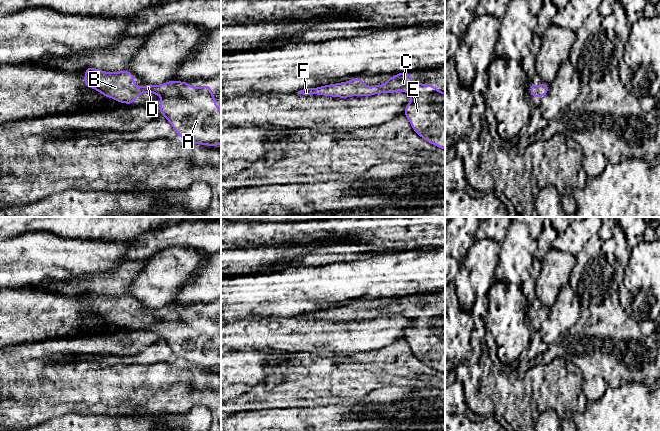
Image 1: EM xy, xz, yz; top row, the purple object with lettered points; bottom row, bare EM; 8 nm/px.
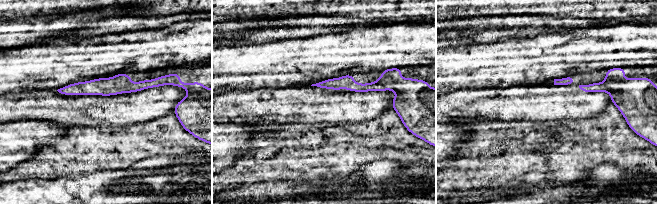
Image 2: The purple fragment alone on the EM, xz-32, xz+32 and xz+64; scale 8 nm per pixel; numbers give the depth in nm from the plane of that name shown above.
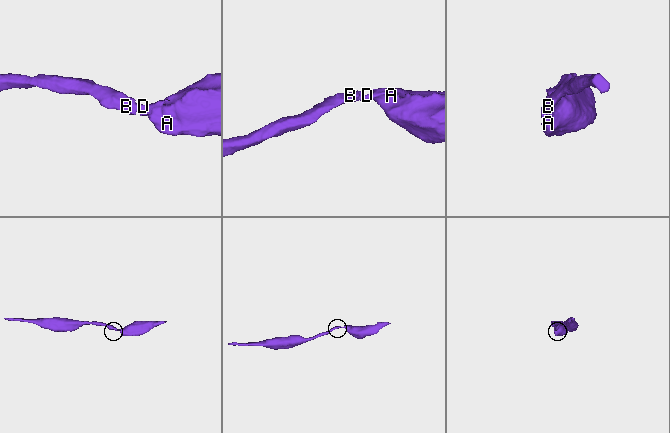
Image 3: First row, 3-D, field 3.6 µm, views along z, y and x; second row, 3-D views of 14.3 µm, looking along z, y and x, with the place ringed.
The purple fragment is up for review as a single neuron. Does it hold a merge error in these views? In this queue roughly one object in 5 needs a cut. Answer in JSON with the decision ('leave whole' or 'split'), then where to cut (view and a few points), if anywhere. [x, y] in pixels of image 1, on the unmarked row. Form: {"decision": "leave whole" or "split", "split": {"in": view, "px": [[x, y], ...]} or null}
{"decision": "leave whole", "split": null}

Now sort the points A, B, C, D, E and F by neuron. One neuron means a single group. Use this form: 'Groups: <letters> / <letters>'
Groups: A B C D E F

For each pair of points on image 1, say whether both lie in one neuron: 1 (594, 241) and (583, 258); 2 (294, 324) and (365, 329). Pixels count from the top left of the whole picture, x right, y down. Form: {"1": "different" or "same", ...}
{"1": "same", "2": "same"}

